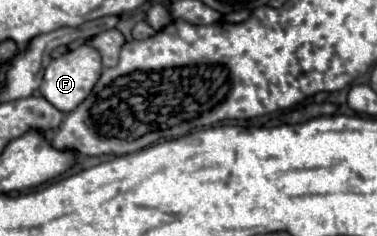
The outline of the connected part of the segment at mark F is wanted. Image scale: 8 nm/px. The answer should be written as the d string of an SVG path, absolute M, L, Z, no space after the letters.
M84 44L84 46L76 48L76 50L66 52L66 54L60 56L60 58L54 58L54 60L48 64L48 68L46 68L46 72L44 72L44 80L42 80L42 84L40 84L40 92L42 92L42 96L44 96L50 104L54 104L60 112L72 112L72 110L90 94L90 90L94 88L96 80L100 78L100 72L102 72L100 54L98 54L92 46Z

